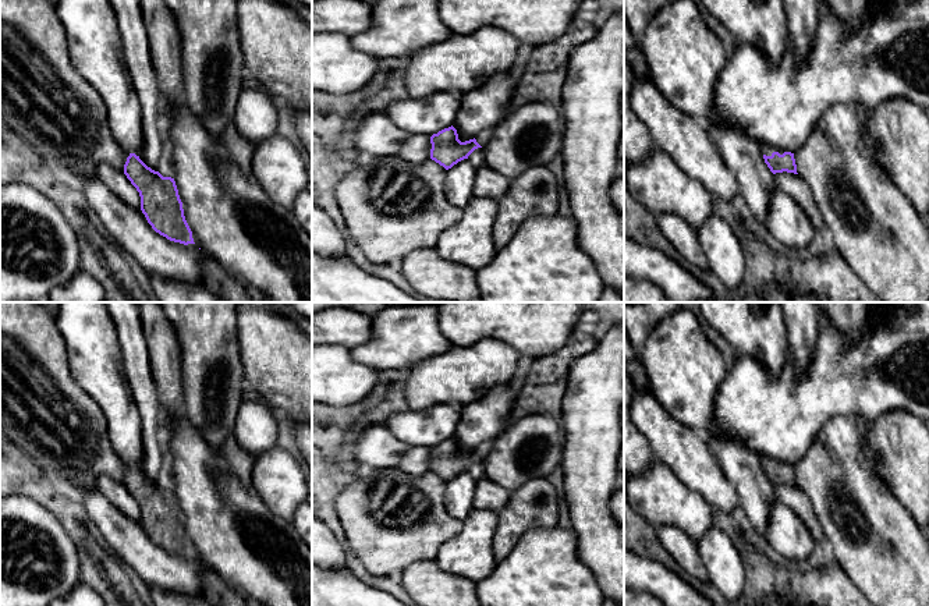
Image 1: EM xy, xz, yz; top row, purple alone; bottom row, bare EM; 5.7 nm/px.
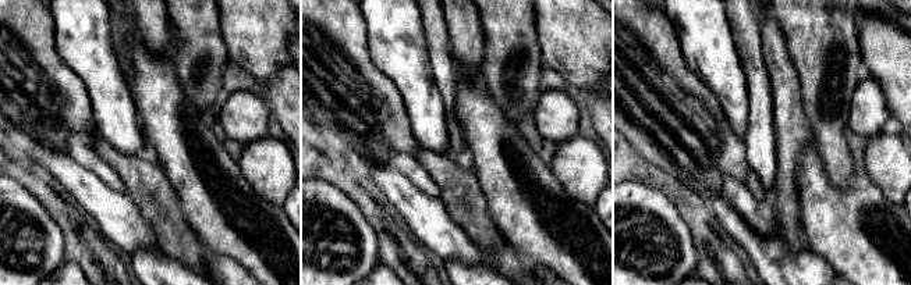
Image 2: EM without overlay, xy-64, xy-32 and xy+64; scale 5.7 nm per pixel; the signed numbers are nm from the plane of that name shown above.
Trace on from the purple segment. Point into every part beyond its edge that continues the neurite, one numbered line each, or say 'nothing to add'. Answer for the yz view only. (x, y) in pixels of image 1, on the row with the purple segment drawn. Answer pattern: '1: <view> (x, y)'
1: yz (768, 149)

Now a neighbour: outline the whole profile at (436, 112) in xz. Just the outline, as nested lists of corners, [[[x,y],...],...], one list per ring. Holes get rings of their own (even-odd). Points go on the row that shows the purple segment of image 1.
[[[436,92],[426,98],[394,100],[387,103],[382,113],[409,135],[425,134],[432,137],[453,125],[460,106],[458,96]]]

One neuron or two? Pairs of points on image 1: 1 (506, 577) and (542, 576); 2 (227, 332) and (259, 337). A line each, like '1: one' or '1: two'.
1: one
2: two

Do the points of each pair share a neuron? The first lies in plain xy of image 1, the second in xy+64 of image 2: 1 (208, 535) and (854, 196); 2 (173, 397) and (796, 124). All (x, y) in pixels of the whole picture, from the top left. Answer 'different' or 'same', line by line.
1: same
2: same

